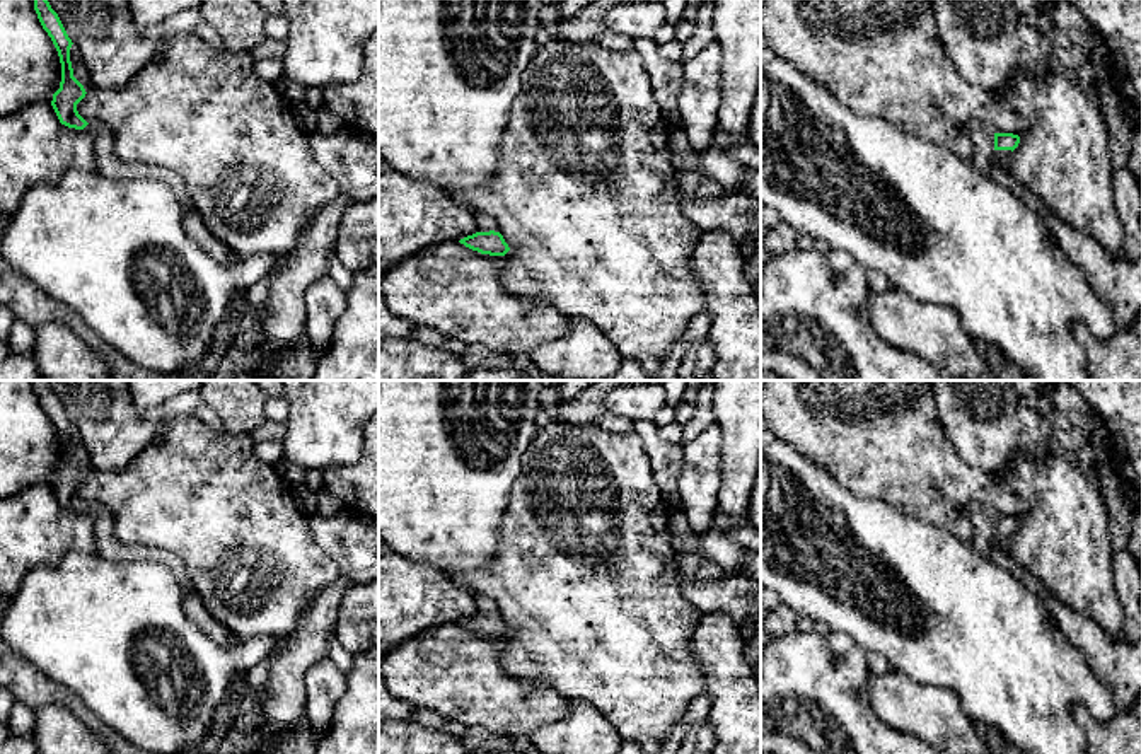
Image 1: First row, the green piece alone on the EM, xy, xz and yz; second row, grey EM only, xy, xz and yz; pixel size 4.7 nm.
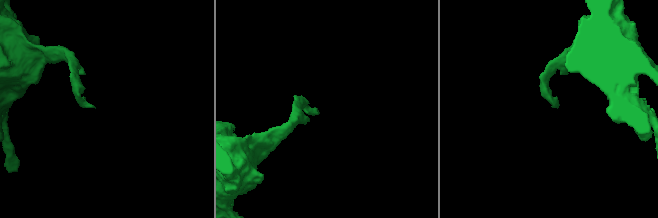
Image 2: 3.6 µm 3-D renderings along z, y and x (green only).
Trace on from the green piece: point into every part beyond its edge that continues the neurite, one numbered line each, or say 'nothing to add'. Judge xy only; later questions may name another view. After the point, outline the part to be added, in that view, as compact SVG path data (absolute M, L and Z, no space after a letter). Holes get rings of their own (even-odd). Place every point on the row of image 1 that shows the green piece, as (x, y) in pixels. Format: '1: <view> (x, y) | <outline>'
1: xy (81, 74) | M75 44L70 48L70 61L73 68L73 77L84 85L85 92L94 89L94 84L90 82L90 75L80 58L80 51Z

